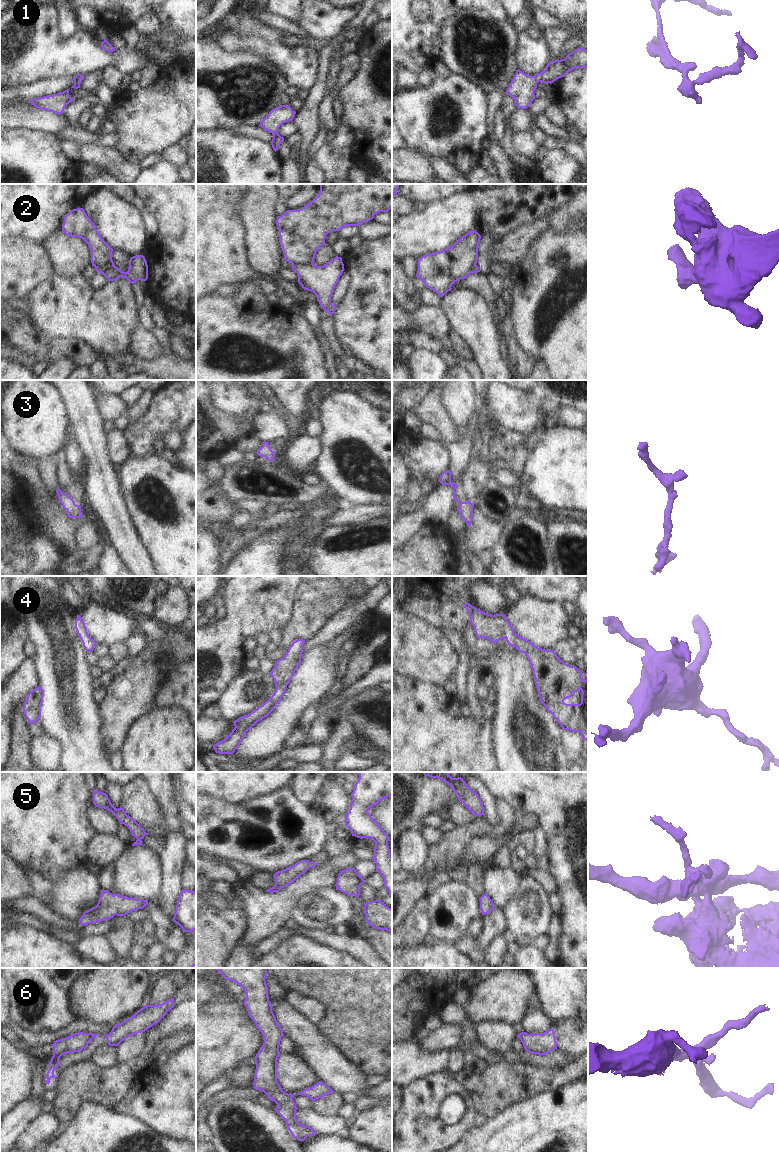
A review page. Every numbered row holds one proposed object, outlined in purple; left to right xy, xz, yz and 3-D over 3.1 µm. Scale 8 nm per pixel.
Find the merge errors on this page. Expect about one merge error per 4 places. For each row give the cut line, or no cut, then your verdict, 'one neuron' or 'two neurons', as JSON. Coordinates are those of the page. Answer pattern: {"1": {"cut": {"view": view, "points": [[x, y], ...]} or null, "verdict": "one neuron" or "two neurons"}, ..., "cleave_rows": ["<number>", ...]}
{"1": {"cut": null, "verdict": "one neuron"}, "2": {"cut": {"view": "xz", "points": [[312, 263], [292, 265]]}, "verdict": "two neurons"}, "3": {"cut": null, "verdict": "one neuron"}, "4": {"cut": null, "verdict": "one neuron"}, "5": {"cut": null, "verdict": "one neuron"}, "6": {"cut": {"view": "xy", "points": [[93, 1034], [91, 1038]]}, "verdict": "two neurons"}, "cleave_rows": ["2", "6"]}

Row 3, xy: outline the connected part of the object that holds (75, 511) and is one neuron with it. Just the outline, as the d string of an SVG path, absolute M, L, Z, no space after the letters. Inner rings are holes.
M58 484L56 493L58 495L59 502L67 511L66 514L69 518L81 518L83 516L81 512L81 506L76 505L74 500L68 495L68 493L62 492L58 487Z

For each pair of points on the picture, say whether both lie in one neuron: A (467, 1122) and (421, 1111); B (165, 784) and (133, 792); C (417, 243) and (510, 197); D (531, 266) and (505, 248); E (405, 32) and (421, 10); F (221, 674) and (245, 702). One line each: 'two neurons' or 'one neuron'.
A: one neuron
B: two neurons
C: one neuron
D: two neurons
E: two neurons
F: two neurons

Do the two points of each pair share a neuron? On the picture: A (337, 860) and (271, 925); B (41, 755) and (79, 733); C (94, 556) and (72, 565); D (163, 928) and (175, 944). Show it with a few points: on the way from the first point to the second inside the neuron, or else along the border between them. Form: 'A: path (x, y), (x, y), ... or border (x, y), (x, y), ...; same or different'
A: path (319, 877), (305, 884), (282, 907); same
B: border (46, 731), (61, 741), (64, 749), (61, 761); different
C: path (89, 560), (77, 563); same
D: path (167, 932), (167, 935), (172, 940); same

